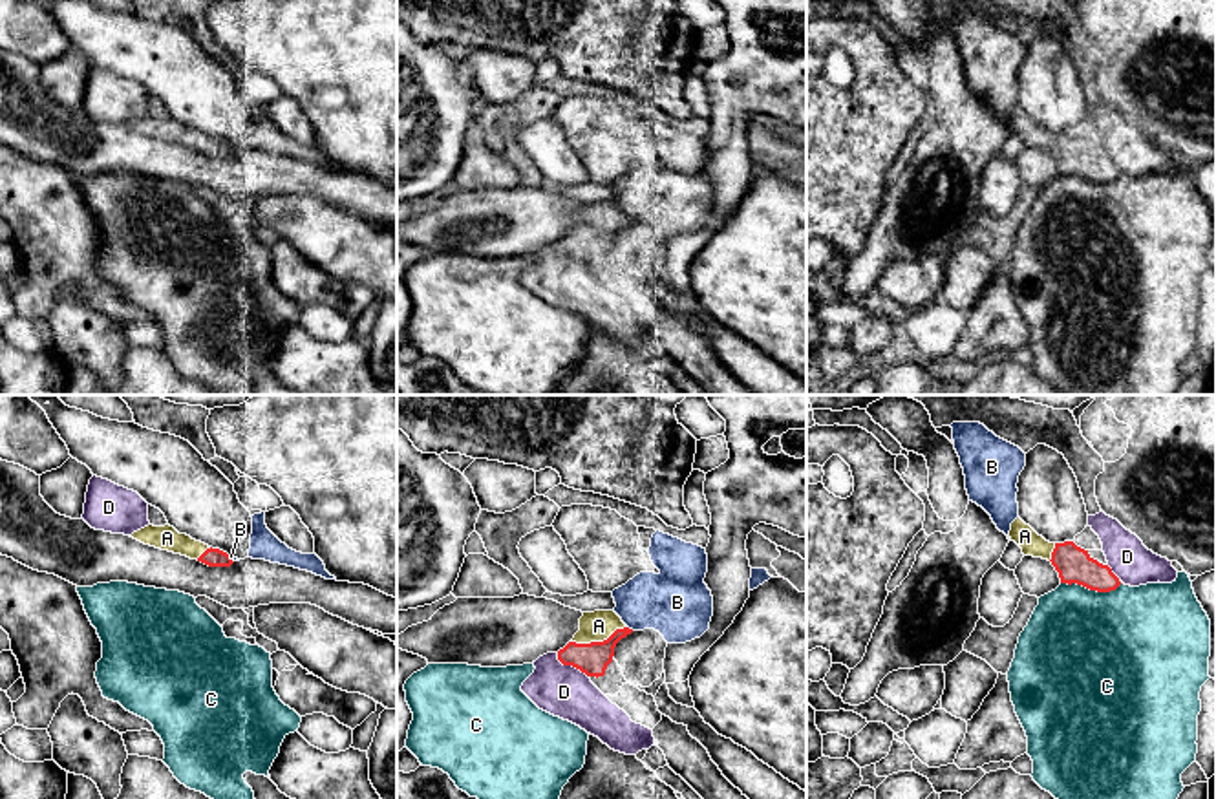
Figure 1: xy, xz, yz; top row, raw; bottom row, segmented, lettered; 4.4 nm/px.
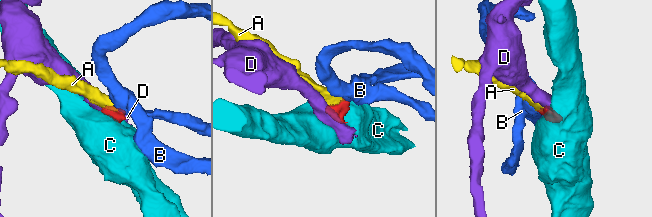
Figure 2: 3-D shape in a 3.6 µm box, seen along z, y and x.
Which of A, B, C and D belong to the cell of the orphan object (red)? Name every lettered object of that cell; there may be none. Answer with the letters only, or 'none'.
A

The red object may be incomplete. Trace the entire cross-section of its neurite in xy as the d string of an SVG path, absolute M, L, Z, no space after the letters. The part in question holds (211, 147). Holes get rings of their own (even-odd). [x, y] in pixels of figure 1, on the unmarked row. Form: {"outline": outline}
{"outline": "M148 115L133 123L132 128L144 135L181 144L190 150L197 150L208 157L230 157L234 154L227 143L212 139L201 132L196 132L187 124L179 124L170 115L165 117Z"}

